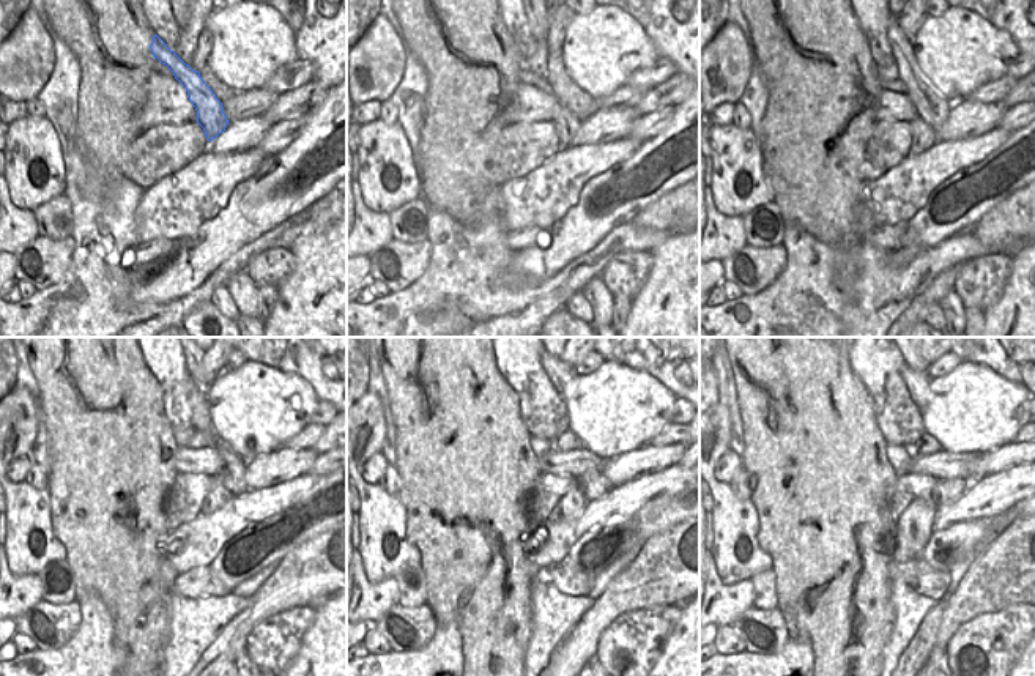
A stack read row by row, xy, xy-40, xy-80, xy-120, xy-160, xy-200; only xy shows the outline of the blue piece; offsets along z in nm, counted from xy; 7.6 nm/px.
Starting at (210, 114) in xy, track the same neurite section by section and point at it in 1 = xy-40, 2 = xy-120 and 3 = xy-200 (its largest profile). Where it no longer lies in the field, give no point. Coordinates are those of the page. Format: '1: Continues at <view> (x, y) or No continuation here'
1: Continues at xy-40 (566, 122)
2: Continues at xy-120 (218, 495)
3: Continues at xy-200 (914, 527)

